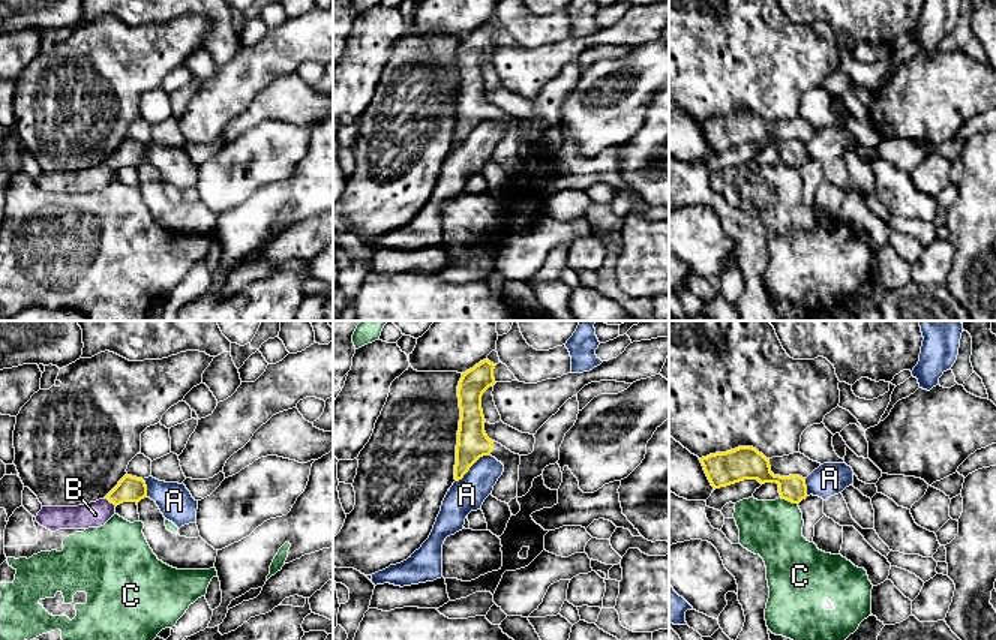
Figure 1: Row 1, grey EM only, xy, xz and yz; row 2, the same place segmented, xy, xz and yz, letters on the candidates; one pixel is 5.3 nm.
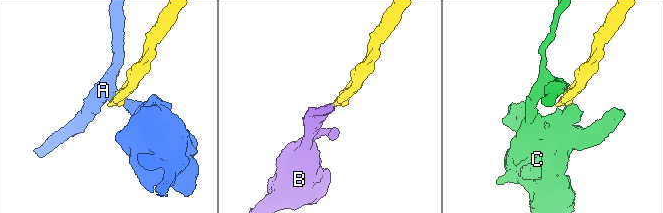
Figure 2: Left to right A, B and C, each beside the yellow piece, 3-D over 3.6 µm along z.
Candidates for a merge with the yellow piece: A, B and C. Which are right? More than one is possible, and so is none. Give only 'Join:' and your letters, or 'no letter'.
Join: B

